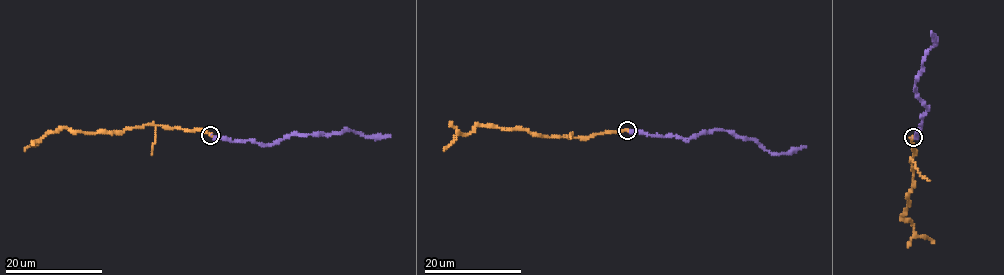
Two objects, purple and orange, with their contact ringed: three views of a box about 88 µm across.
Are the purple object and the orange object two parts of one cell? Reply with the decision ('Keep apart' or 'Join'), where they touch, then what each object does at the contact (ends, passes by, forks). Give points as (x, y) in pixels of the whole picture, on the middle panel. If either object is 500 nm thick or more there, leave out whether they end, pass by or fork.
Join. Place: (627, 130). At the ring purple ends. At the ring orange ends

